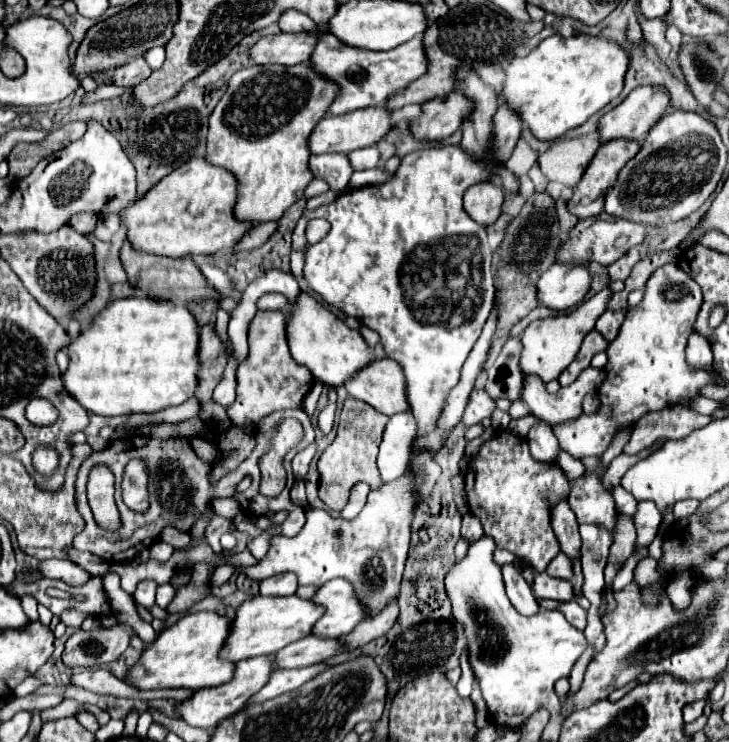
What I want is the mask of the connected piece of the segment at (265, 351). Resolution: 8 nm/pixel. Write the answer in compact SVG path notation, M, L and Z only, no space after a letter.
M274 310L274 312L256 312L256 318L248 326L248 358L236 372L238 376L236 402L228 406L228 416L234 426L250 428L276 410L302 408L304 396L308 394L314 378L308 372L308 368L296 364L290 358L284 324L286 314Z

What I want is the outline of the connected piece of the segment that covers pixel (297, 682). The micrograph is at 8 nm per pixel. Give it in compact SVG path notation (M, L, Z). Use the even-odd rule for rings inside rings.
M316 664L316 666L308 666L308 668L298 668L298 670L276 670L276 672L272 672L264 690L260 690L258 694L254 694L250 698L248 706L262 704L266 700L272 700L272 698L284 694L284 692L292 692L292 690L300 688L304 682L308 682L310 678L314 678L324 668L326 668L324 664Z

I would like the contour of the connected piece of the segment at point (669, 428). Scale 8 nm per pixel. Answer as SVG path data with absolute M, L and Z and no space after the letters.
M680 404L658 412L644 414L634 426L630 442L624 446L626 454L638 454L658 438L684 438L688 432L702 428L710 422L710 416L696 414Z

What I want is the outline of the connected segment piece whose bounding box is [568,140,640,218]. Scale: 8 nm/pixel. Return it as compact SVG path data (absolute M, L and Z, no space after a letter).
M612 140L602 144L596 154L592 156L592 162L588 164L588 170L584 172L584 176L580 178L580 182L574 186L574 194L568 200L568 212L578 216L578 218L592 218L598 216L604 210L604 194L606 188L612 184L612 180L616 180L616 174L624 168L624 162L628 162L628 158L636 156L636 150L640 150L640 142L628 142L628 140Z

